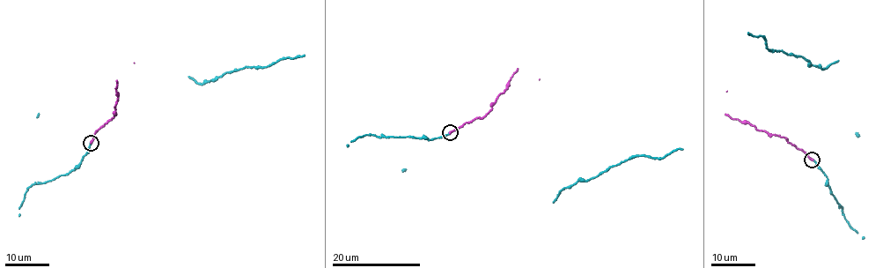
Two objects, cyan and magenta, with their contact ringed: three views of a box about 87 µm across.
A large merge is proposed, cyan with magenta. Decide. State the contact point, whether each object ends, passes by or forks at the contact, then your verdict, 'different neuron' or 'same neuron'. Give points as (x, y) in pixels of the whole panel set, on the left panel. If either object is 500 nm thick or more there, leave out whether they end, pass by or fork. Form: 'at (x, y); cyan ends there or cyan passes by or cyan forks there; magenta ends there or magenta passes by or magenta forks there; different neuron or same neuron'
at (91, 143); cyan ends there; magenta ends there; same neuron

